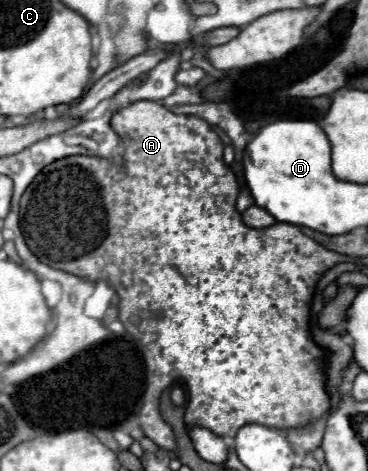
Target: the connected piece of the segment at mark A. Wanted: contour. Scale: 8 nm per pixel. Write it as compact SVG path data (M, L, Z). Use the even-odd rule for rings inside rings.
M136 101L124 109L118 109L112 115L110 121L112 129L120 135L120 141L124 145L124 157L122 163L112 163L104 157L92 157L92 155L70 155L64 159L58 159L50 165L46 165L36 179L28 185L24 195L20 197L20 231L26 239L26 245L30 251L48 267L60 269L72 275L78 275L86 281L106 281L112 285L112 289L120 297L118 313L120 321L124 323L126 331L136 341L144 363L146 363L146 391L142 399L140 409L140 427L158 447L170 451L176 449L176 439L172 433L172 427L162 419L158 405L160 405L160 393L172 385L186 387L188 403L186 403L186 425L200 425L210 429L212 433L224 437L234 437L236 431L246 423L260 423L260 425L276 425L282 429L290 427L302 427L312 419L318 419L330 405L330 399L324 391L324 353L322 349L312 341L308 333L308 311L310 311L310 299L312 291L322 277L326 269L340 261L348 261L348 257L338 255L334 251L324 249L314 239L306 237L296 225L290 223L274 223L266 229L252 229L246 227L240 219L240 213L236 211L236 199L240 192L234 173L222 163L222 141L220 137L210 129L210 125L198 117L188 115L174 115L158 101Z

